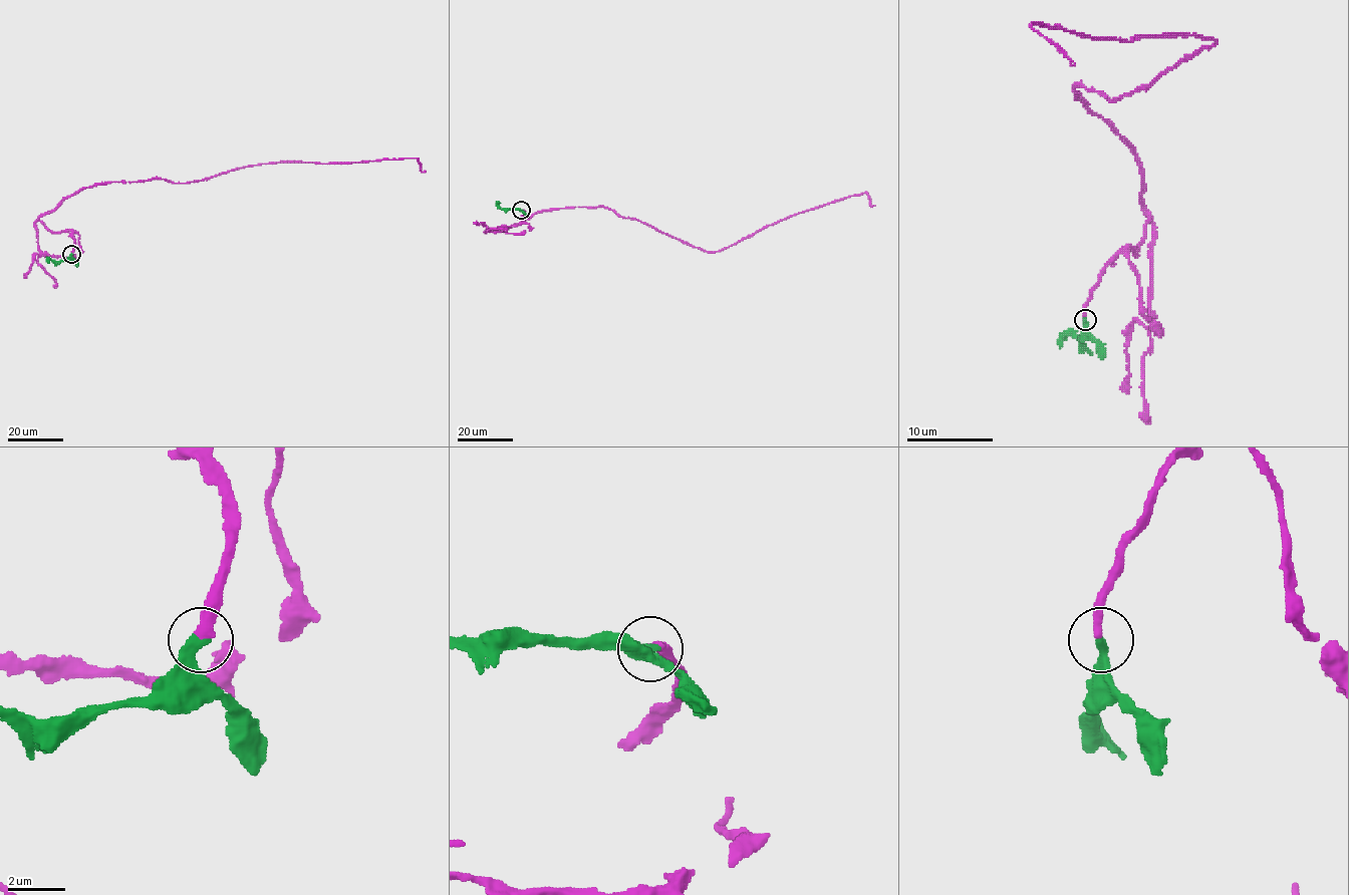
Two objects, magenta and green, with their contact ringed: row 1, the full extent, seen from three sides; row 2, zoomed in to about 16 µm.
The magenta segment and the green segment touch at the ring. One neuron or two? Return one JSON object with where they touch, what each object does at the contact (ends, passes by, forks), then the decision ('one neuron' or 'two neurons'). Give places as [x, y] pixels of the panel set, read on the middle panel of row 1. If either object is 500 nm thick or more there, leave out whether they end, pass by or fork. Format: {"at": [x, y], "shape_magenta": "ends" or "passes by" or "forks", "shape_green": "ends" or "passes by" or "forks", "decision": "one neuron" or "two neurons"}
{"at": [521, 210], "shape_magenta": "ends", "shape_green": "ends", "decision": "one neuron"}

